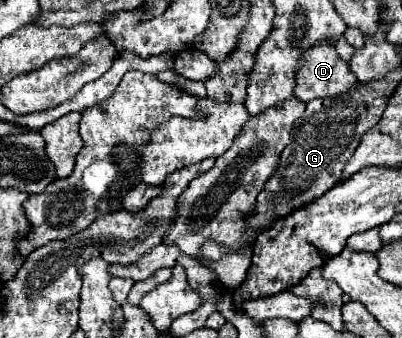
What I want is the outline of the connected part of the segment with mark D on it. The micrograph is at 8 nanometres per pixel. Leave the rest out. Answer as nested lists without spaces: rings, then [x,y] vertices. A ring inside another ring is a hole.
[[[318,41],[304,55],[296,71],[294,93],[308,103],[316,97],[336,97],[354,87],[358,79],[330,41]]]

